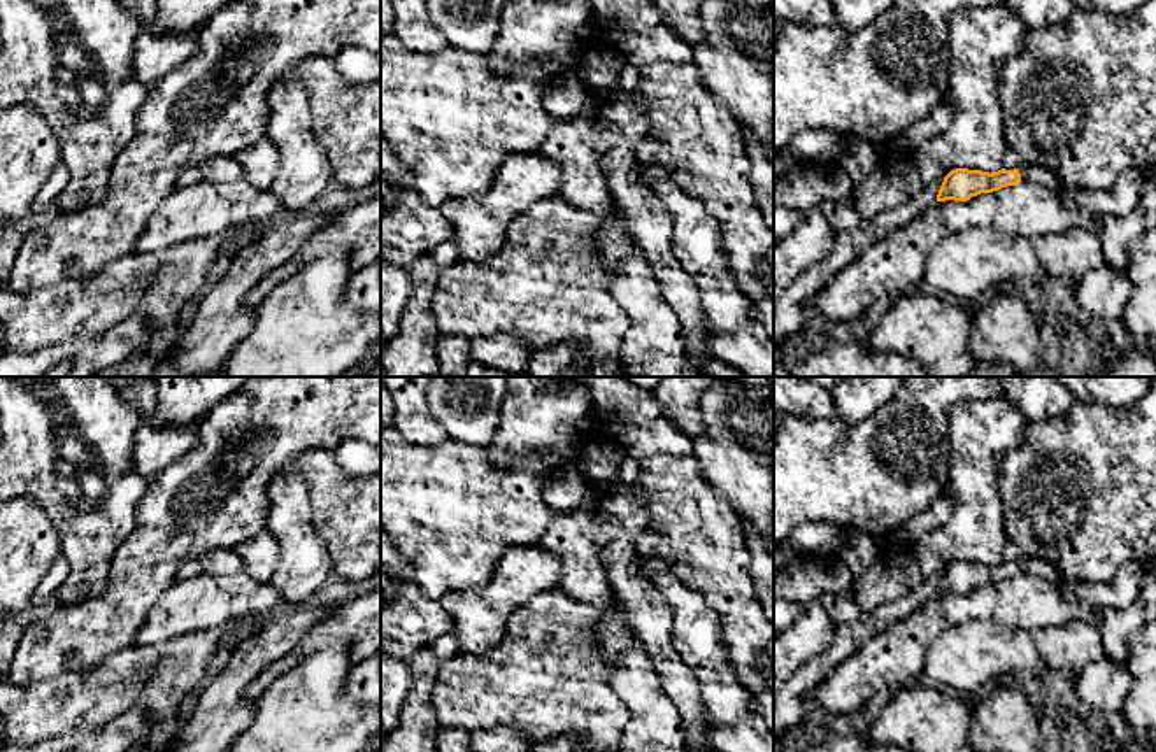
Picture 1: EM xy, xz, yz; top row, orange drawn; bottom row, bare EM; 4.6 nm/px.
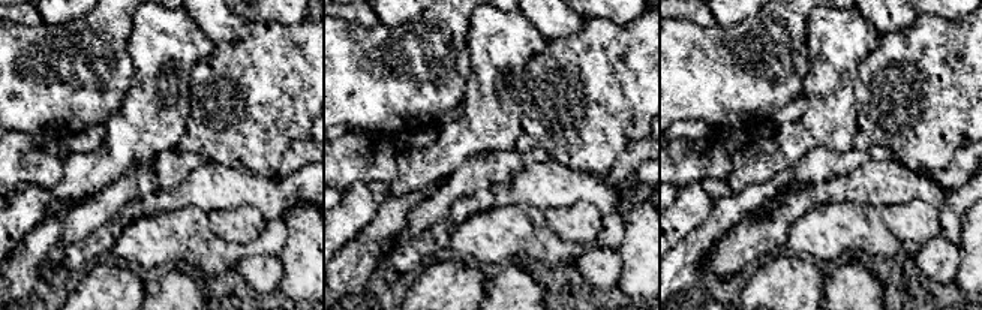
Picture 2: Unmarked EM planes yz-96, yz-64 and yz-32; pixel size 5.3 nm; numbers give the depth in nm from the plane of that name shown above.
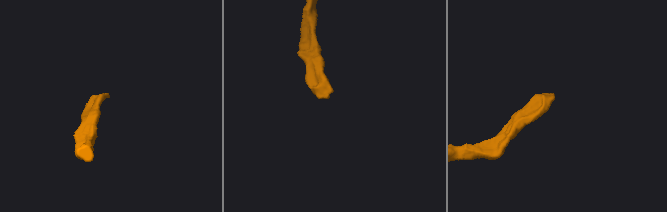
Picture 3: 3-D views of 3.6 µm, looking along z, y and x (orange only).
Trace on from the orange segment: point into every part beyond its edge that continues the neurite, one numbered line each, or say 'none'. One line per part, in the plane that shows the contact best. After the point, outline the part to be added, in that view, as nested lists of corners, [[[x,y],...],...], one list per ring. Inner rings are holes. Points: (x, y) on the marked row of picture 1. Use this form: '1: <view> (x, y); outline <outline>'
1: yz (1035, 174); outline [[[1019,161],[1017,170],[1021,174],[1021,182],[1042,184],[1056,191],[1061,188],[1061,181],[1056,177],[1056,174],[1042,165]]]

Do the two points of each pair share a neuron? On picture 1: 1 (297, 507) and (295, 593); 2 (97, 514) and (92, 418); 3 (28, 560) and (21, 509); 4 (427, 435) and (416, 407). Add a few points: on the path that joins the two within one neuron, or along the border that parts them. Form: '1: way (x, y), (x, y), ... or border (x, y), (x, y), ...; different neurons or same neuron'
1: way (297, 528), (297, 572); same neuron
2: way (95, 489), (92, 442); same neuron
3: way (21, 547), (21, 521); same neuron
4: way (421, 428), (416, 423), (416, 414); same neuron

